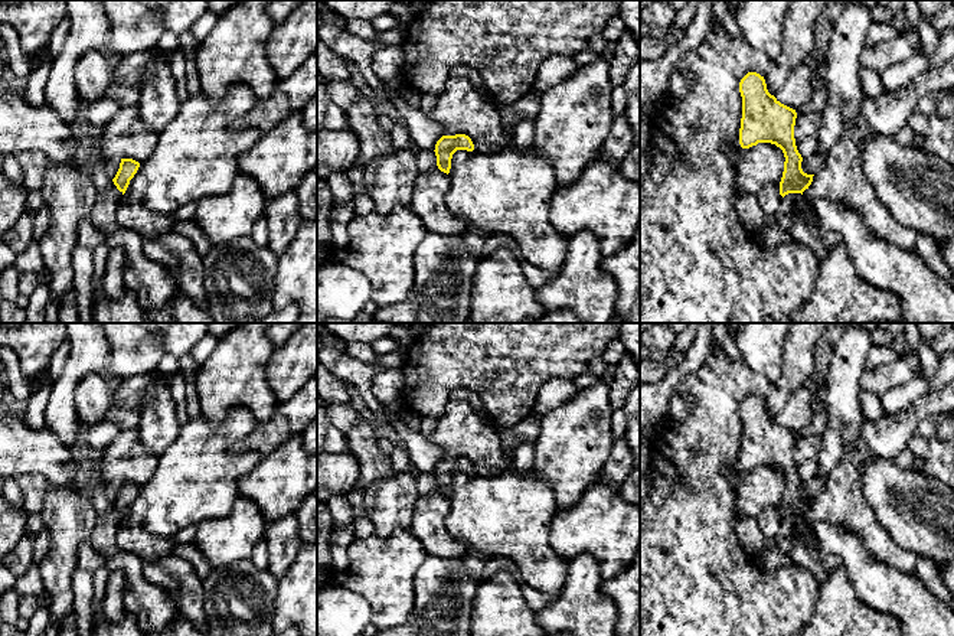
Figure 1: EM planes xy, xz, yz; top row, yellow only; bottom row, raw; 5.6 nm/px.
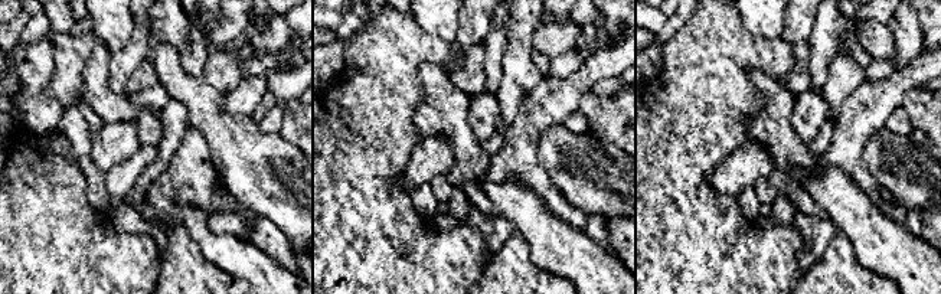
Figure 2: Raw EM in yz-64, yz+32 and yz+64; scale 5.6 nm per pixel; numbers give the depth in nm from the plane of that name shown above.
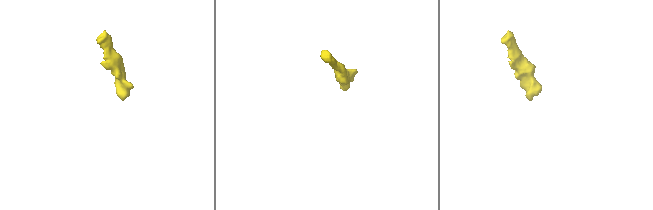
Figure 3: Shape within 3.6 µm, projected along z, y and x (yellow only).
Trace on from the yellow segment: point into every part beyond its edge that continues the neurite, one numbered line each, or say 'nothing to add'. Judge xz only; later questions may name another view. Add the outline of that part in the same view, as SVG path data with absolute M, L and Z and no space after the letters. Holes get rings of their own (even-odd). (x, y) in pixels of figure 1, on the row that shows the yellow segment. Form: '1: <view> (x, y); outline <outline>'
nothing to add

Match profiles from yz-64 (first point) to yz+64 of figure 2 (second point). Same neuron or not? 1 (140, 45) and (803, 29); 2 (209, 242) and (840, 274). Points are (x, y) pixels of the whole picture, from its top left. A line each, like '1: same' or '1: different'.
1: same
2: different

